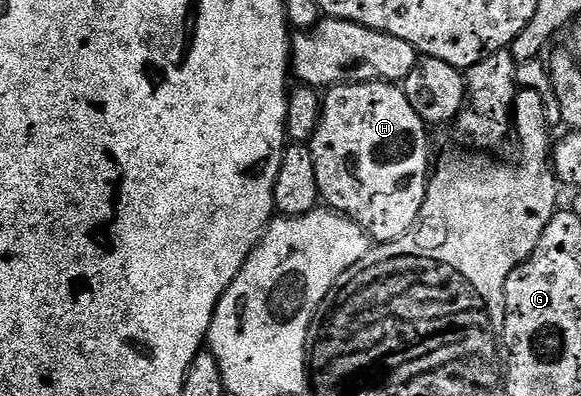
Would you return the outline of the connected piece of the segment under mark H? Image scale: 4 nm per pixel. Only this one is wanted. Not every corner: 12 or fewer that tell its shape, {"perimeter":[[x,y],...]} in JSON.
{"perimeter":[[387,80],[326,91],[320,199],[374,241],[419,218],[429,132]]}

